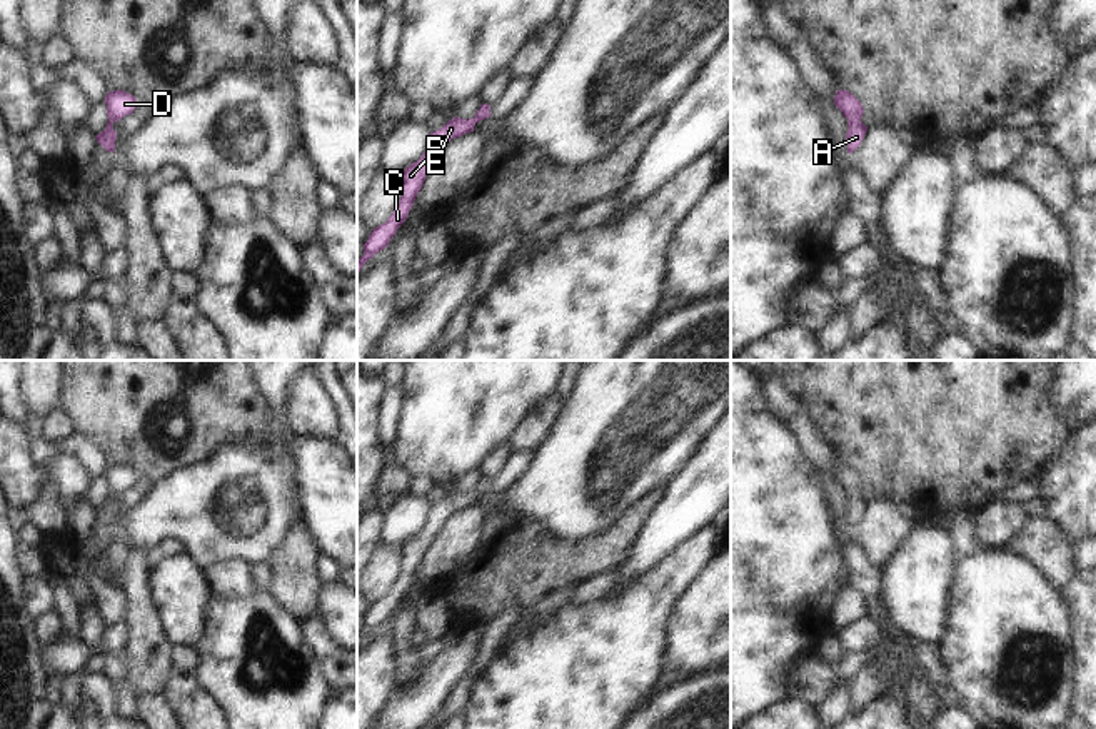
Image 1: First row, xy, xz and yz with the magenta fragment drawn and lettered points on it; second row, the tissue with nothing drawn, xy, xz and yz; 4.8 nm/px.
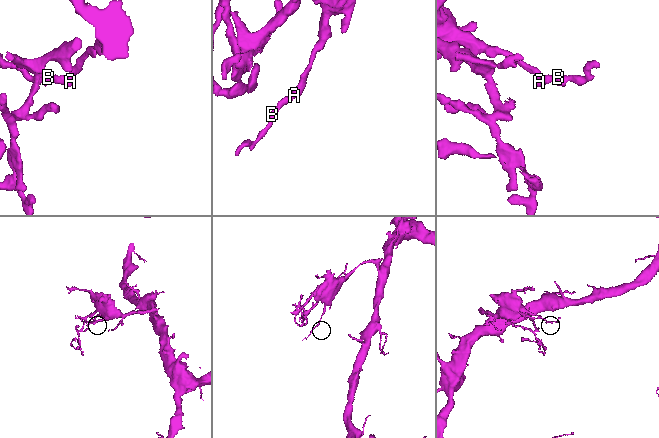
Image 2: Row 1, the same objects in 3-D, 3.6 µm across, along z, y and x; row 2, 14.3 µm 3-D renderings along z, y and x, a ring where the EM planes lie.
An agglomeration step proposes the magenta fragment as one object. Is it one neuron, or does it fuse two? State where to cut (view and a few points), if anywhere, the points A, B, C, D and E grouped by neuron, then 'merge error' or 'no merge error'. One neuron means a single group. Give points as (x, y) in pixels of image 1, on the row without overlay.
cut none; groups A B C D E; no merge error

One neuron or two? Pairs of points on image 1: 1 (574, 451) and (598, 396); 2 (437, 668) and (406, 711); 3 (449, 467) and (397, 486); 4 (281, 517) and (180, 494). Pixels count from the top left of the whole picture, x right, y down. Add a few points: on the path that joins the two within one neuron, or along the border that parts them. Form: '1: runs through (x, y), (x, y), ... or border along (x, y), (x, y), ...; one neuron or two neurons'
1: runs through (588, 437), (598, 427), (598, 409); one neuron
2: runs through (437, 678), (416, 701); one neuron
3: border along (394, 461), (412, 474); two neurons
4: runs through (256, 536), (237, 542), (226, 539), (206, 519); one neuron

